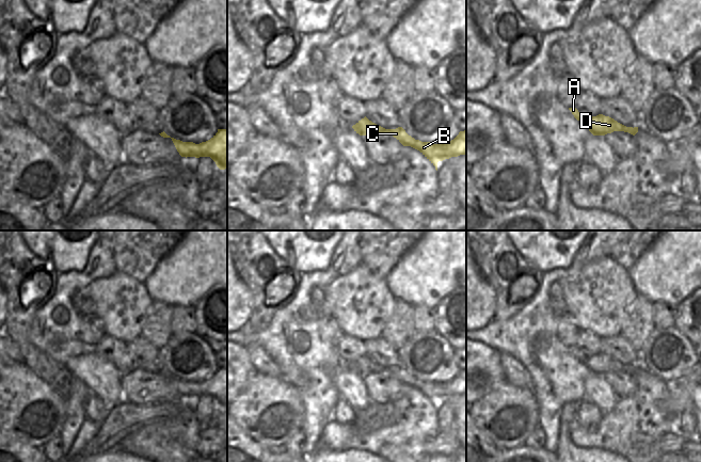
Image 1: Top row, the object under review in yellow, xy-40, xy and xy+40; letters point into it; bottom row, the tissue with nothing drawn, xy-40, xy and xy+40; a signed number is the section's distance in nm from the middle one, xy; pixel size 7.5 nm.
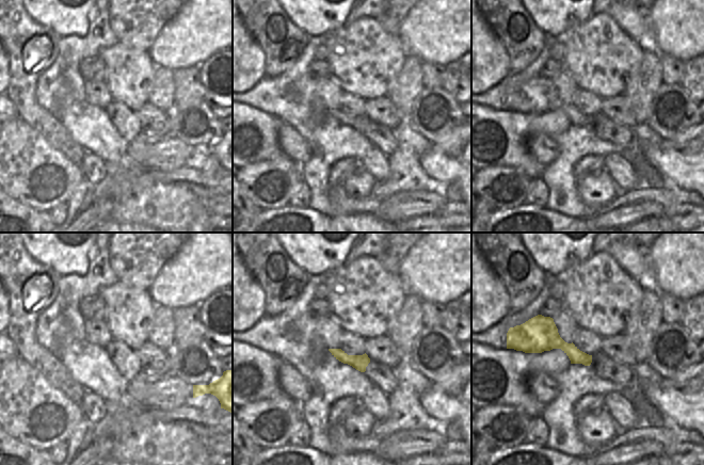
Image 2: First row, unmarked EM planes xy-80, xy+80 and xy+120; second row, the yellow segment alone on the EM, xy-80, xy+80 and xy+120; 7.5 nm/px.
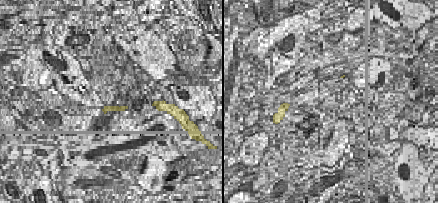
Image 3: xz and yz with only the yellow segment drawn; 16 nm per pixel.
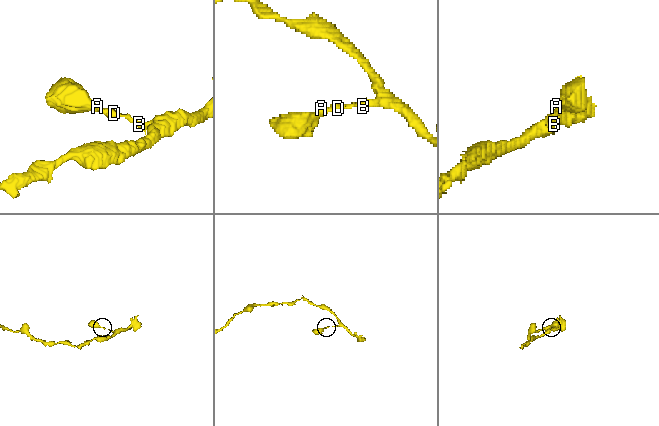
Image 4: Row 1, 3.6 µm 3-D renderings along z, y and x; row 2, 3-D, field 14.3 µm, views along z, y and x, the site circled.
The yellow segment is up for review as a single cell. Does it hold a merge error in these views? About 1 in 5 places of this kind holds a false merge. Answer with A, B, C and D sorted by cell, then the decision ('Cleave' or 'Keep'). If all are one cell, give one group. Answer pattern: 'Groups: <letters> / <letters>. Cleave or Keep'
Groups: A B C D. Keep

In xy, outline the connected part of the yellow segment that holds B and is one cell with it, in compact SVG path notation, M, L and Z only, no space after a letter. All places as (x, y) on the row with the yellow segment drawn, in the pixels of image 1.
M366 116L352 126L354 131L360 136L370 133L392 133L403 146L411 146L419 150L437 171L437 162L451 157L466 155L466 130L460 131L451 141L445 144L434 144L432 142L421 142L409 136L402 127L396 129L385 129Z

